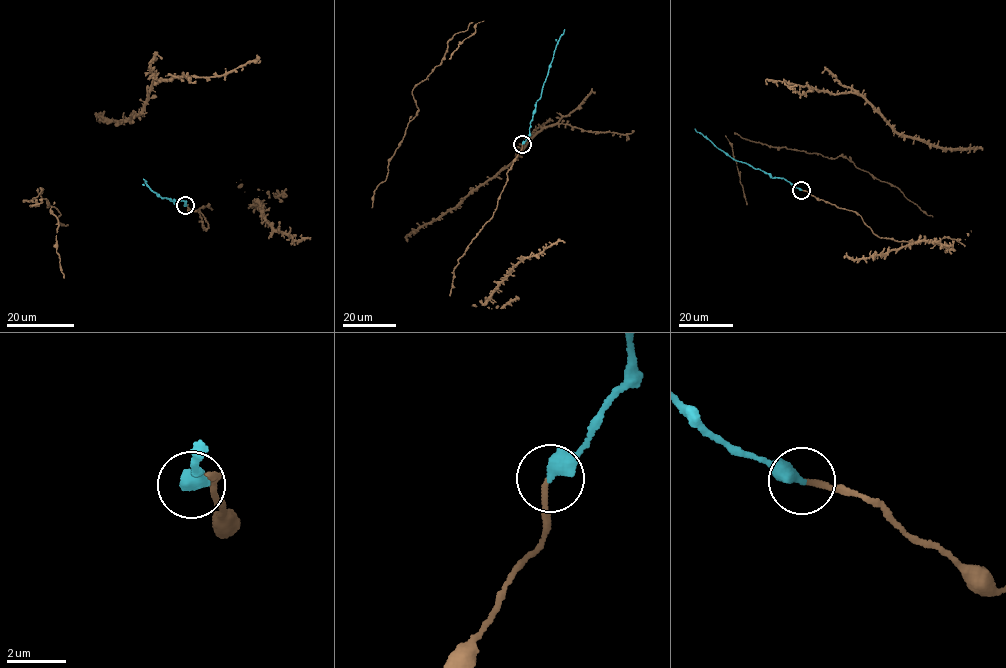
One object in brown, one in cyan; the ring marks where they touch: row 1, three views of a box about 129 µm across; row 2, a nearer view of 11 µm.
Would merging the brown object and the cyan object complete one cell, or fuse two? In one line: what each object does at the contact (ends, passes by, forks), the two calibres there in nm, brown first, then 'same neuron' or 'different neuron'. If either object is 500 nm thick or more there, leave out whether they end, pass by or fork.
calibres 180 and 550 nm; same neuron

